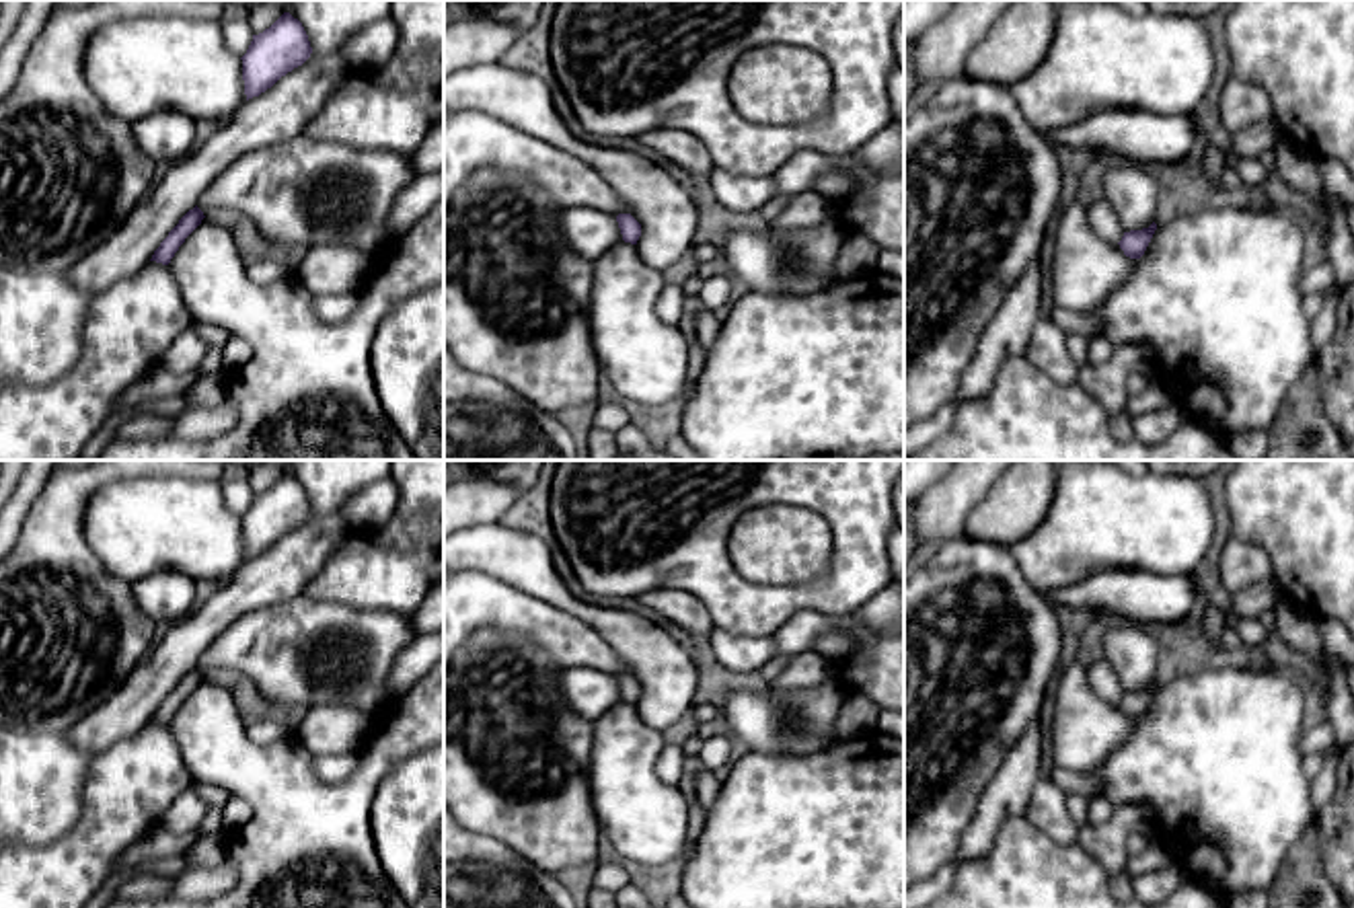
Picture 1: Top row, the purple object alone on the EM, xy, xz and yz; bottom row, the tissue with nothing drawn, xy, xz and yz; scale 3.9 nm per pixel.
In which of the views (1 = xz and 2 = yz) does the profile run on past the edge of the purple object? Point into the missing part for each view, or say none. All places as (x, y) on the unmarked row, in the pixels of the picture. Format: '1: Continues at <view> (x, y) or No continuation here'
1: No continuation here
2: No continuation here

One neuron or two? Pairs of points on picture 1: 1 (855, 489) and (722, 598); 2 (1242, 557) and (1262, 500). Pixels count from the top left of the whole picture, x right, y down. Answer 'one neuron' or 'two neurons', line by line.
1: one neuron
2: two neurons

